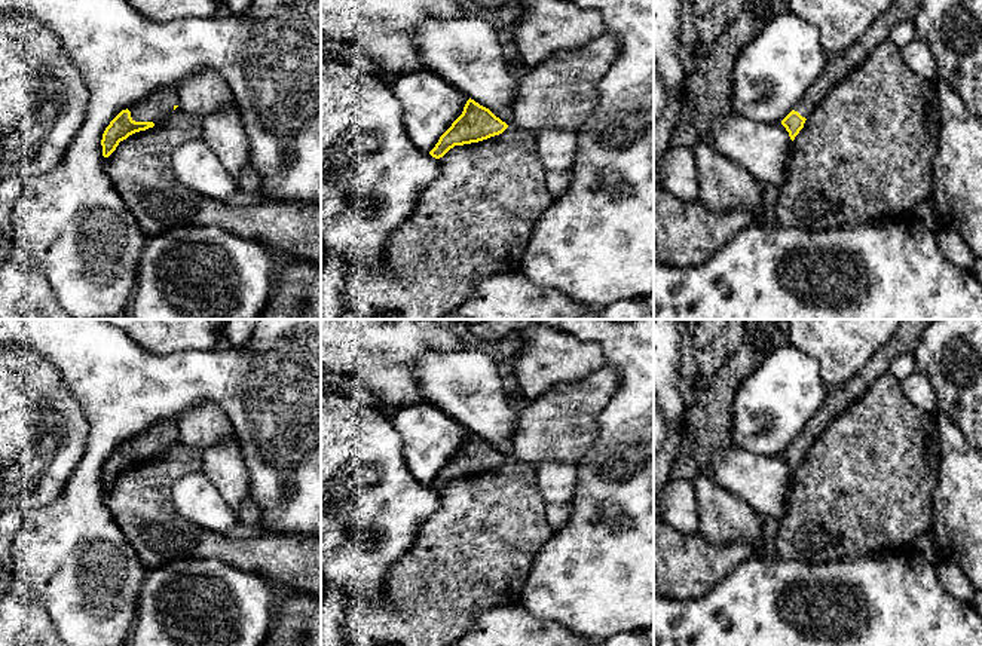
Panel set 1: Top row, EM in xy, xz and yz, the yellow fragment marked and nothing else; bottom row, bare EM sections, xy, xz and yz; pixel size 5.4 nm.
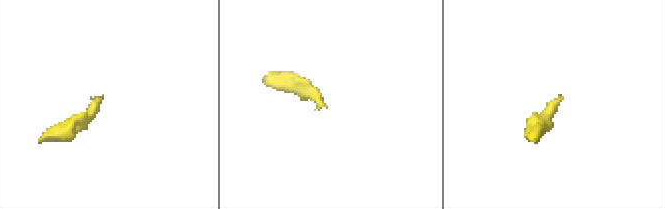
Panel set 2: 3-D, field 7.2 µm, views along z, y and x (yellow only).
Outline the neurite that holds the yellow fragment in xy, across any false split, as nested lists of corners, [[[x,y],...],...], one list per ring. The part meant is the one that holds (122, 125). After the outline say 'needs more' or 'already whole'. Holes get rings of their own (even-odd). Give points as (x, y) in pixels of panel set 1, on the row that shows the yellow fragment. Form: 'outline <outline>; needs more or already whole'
outline [[[177,88],[159,89],[141,102],[122,110],[105,128],[103,156],[108,157],[129,135],[159,125],[178,107]]]; needs more

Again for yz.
outline [[[896,0],[866,33],[859,36],[853,46],[827,59],[820,77],[807,89],[795,108],[781,120],[792,141],[825,97],[845,76],[854,71],[878,45],[888,40],[897,24],[912,22],[915,19],[921,3],[923,0]]]; needs more

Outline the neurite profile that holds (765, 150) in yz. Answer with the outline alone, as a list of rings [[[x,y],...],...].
[[[732,111],[715,120],[700,138],[740,163],[761,184],[784,184],[793,159],[793,141],[781,123],[758,123]]]

